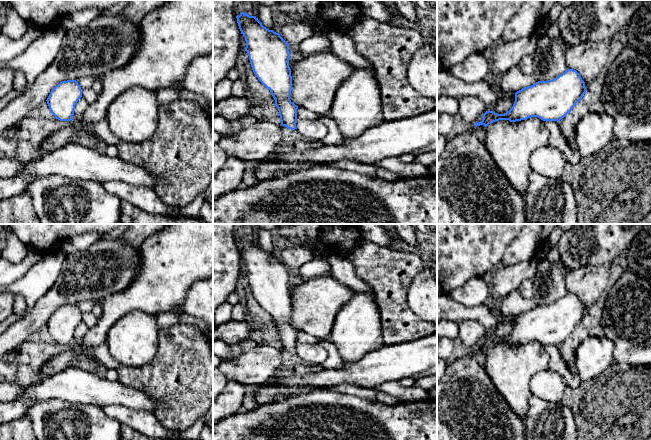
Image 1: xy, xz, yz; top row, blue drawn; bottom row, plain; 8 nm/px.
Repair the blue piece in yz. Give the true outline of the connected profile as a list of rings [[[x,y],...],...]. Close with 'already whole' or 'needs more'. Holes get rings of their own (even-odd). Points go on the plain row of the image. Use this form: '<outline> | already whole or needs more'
[[[567,293],[558,301],[548,305],[538,305],[535,308],[522,312],[515,317],[512,332],[504,338],[486,335],[475,351],[499,344],[516,346],[530,341],[538,341],[543,345],[559,346],[577,326],[581,325],[586,317],[585,306],[580,298],[573,293]]] | already whole

